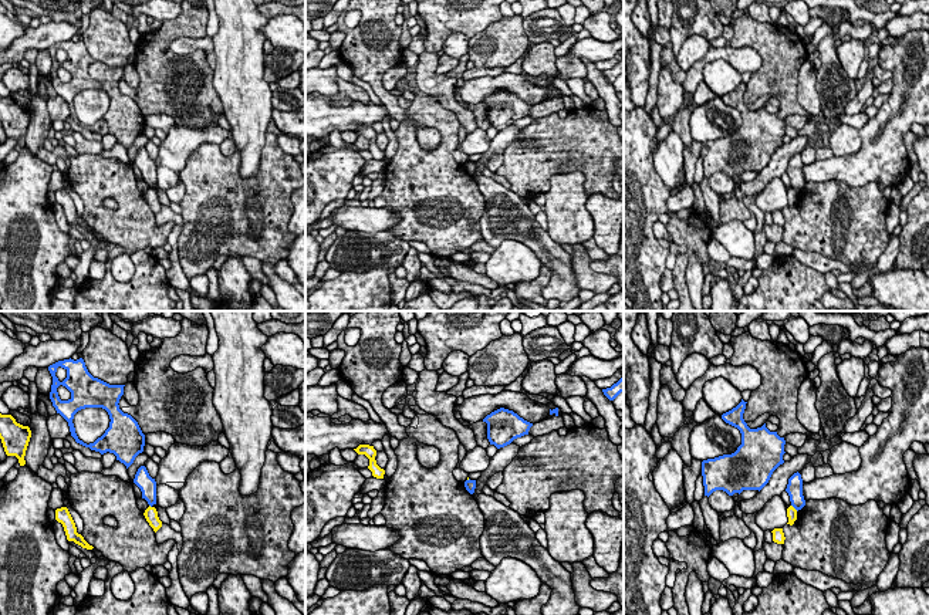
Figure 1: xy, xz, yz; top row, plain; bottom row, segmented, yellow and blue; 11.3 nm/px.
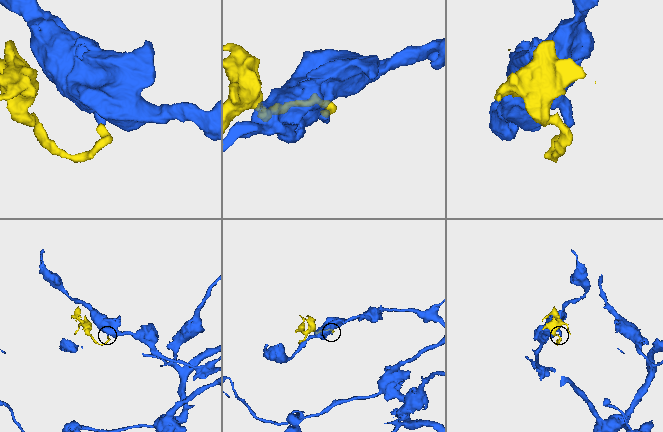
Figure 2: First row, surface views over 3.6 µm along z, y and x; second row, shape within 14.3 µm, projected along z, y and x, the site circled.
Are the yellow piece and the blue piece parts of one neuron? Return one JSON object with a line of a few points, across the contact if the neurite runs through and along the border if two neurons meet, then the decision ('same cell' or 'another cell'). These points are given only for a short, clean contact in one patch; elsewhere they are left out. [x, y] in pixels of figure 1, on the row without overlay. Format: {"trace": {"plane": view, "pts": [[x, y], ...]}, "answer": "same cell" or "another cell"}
{"trace": {"plane": "yz", "pts": [[791, 186], [797, 192]]}, "answer": "another cell"}

